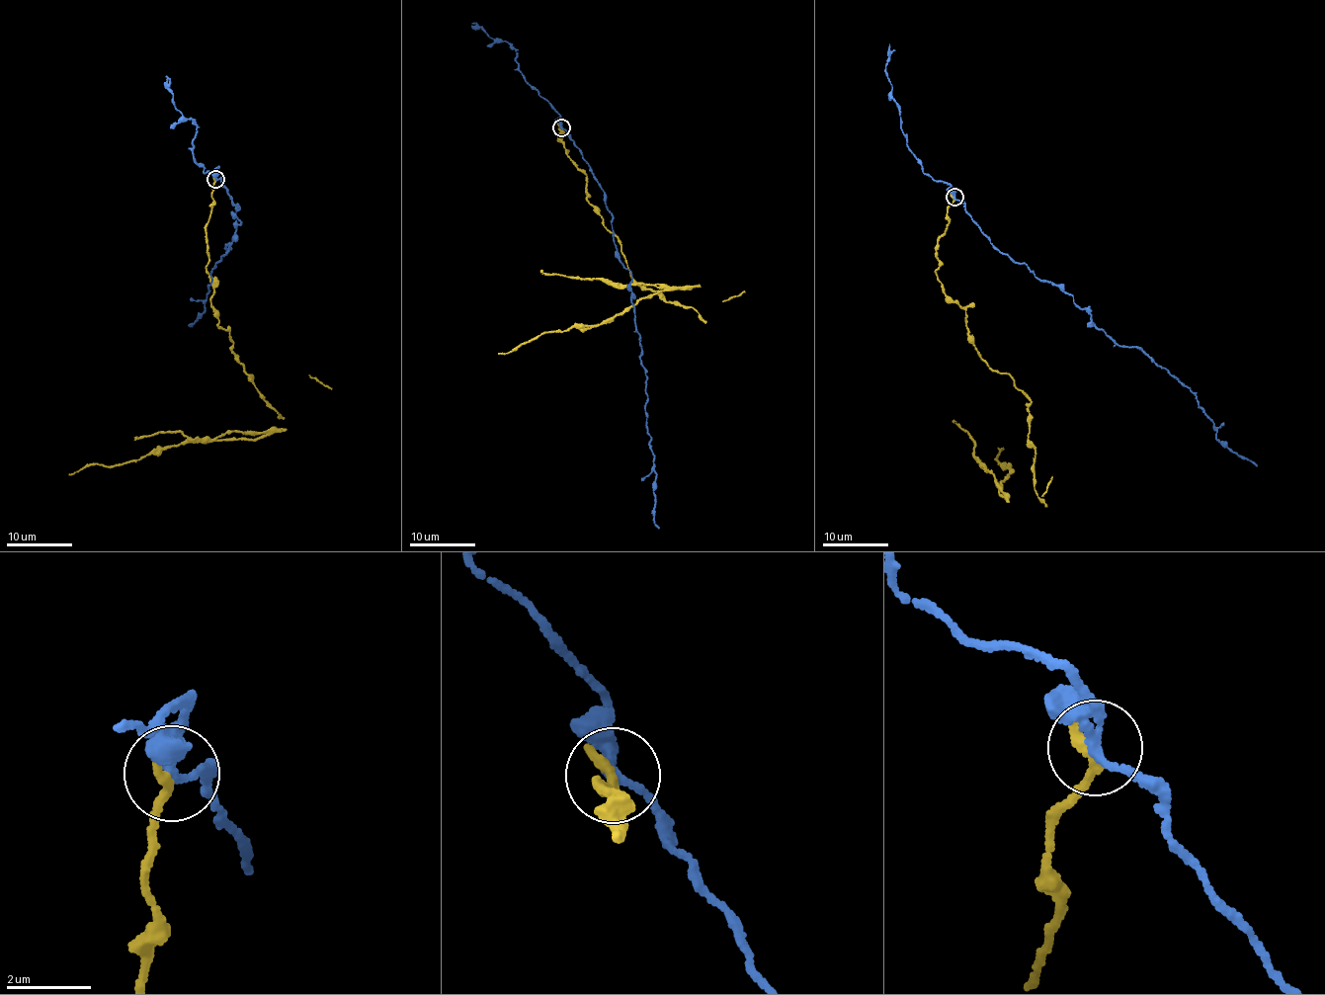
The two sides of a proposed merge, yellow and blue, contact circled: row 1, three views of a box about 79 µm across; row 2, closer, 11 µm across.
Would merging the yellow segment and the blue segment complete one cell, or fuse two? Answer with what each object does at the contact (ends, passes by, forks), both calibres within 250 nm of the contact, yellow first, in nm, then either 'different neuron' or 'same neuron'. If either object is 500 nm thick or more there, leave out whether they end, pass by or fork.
yellow ends; blue passes by; calibres 300 and 240 nm; different neuron

